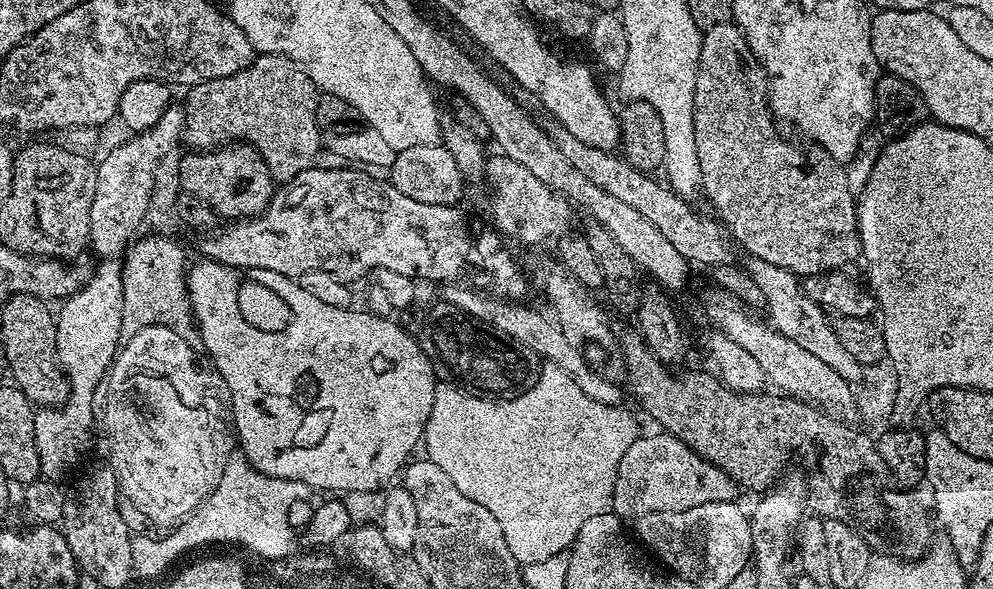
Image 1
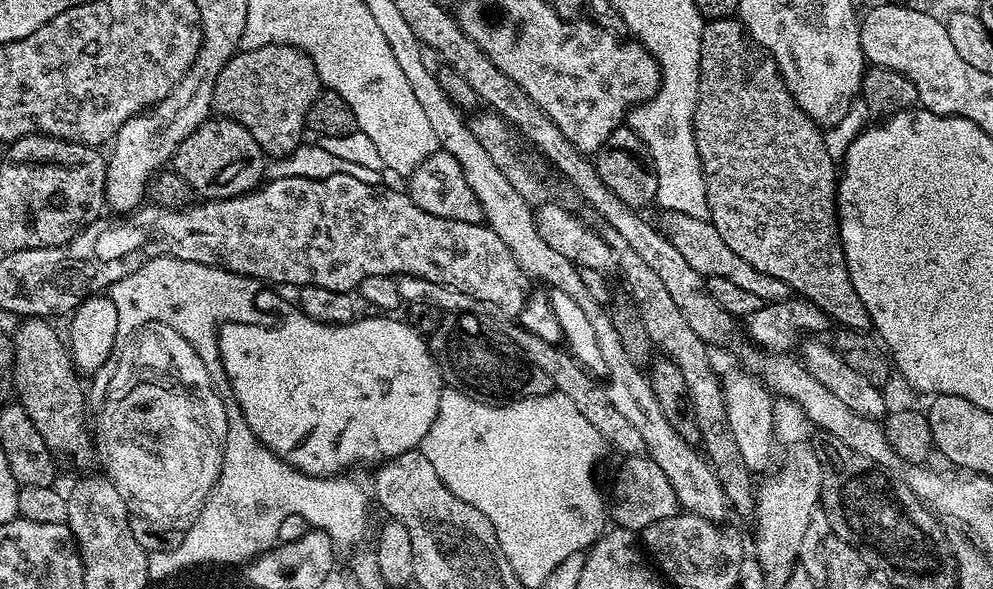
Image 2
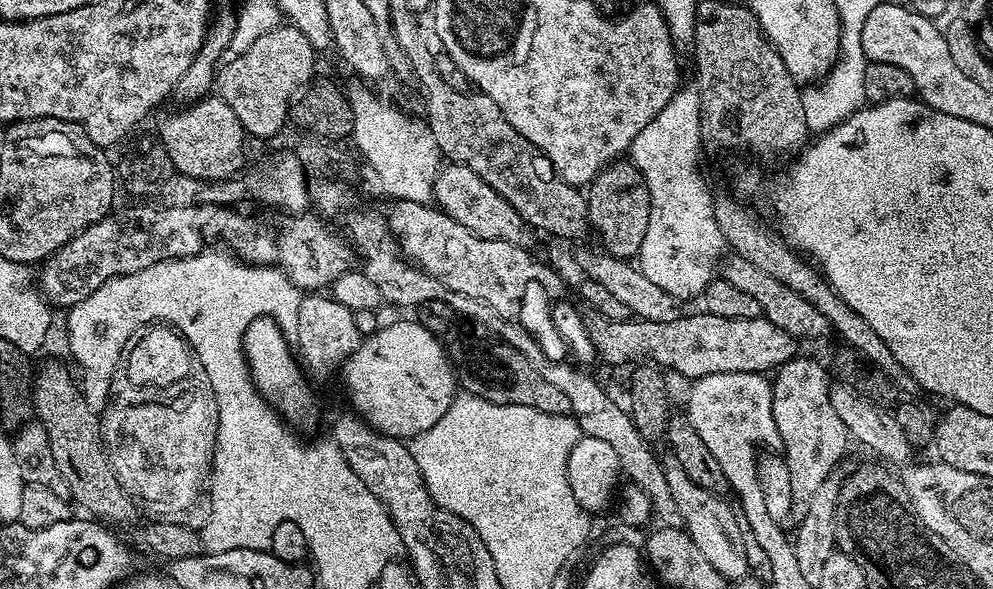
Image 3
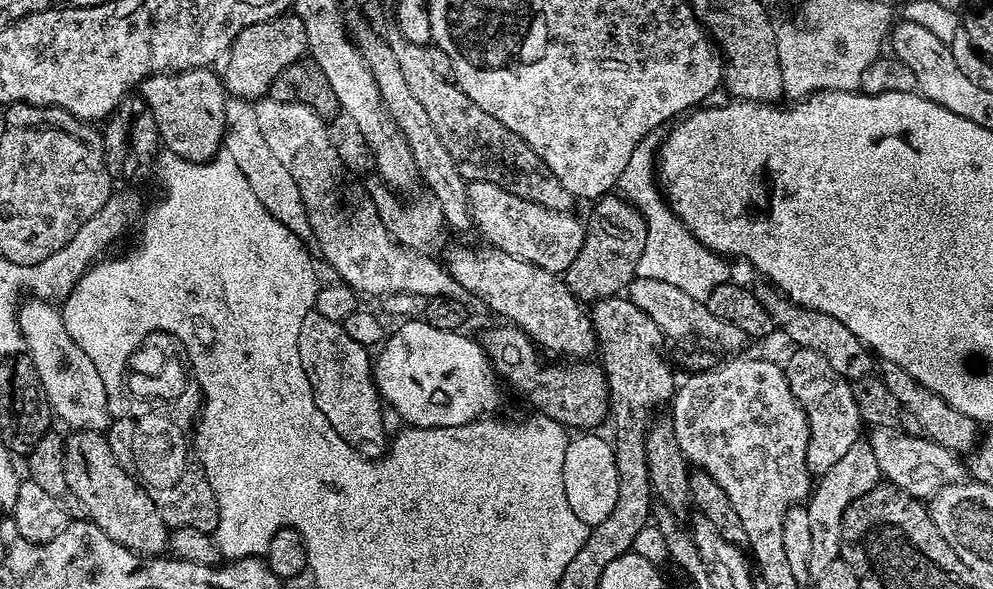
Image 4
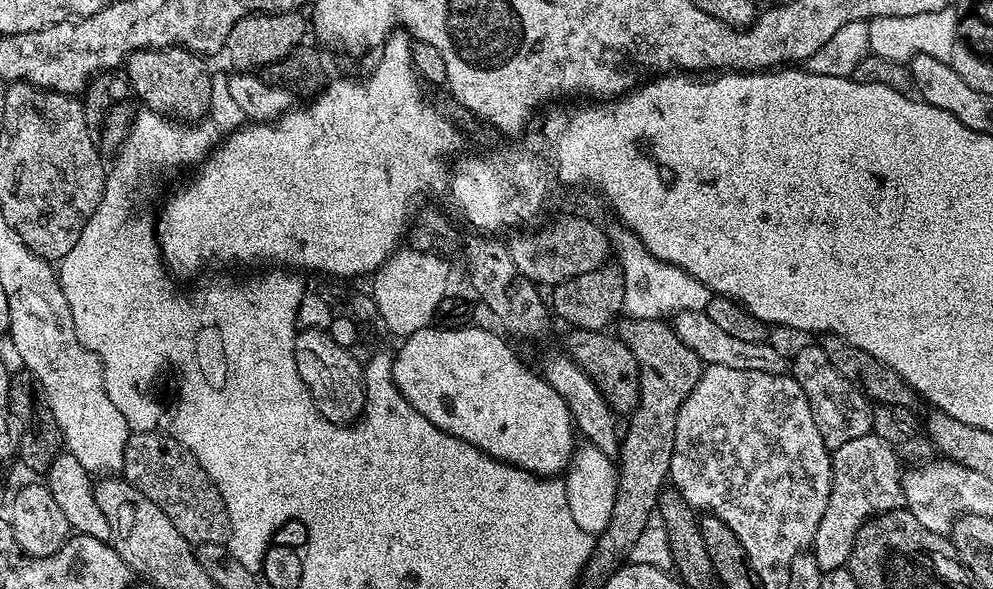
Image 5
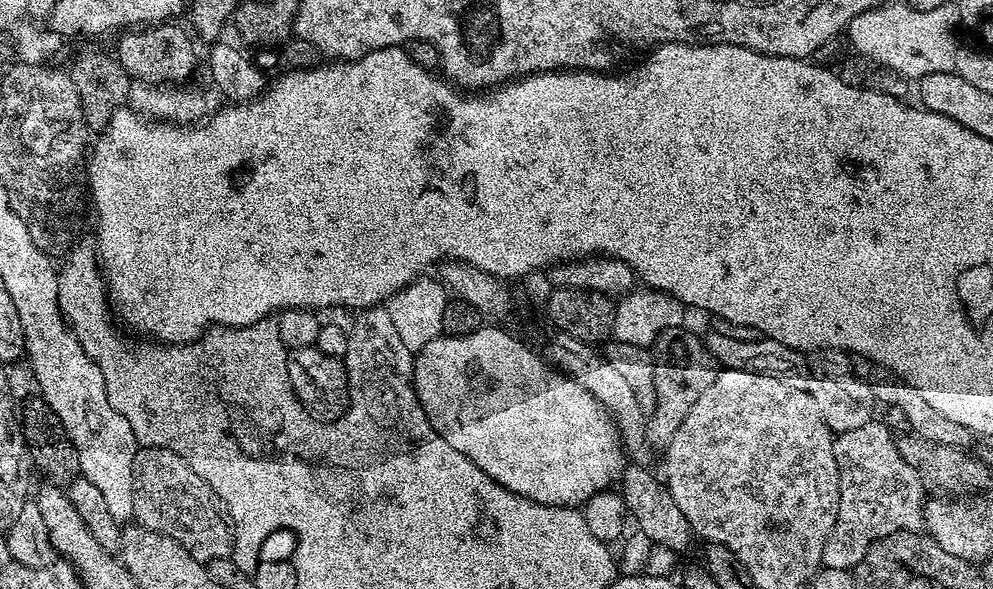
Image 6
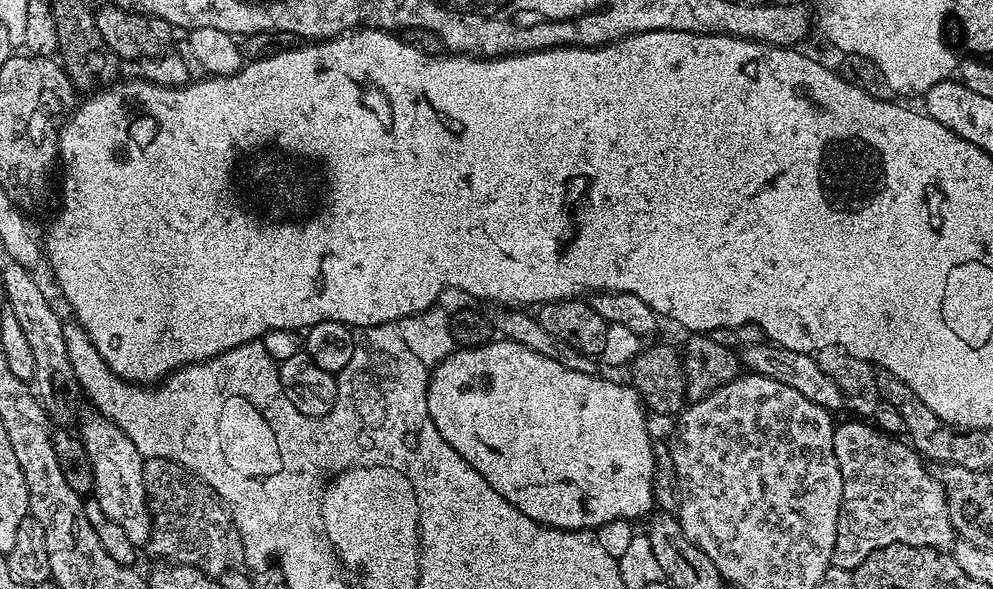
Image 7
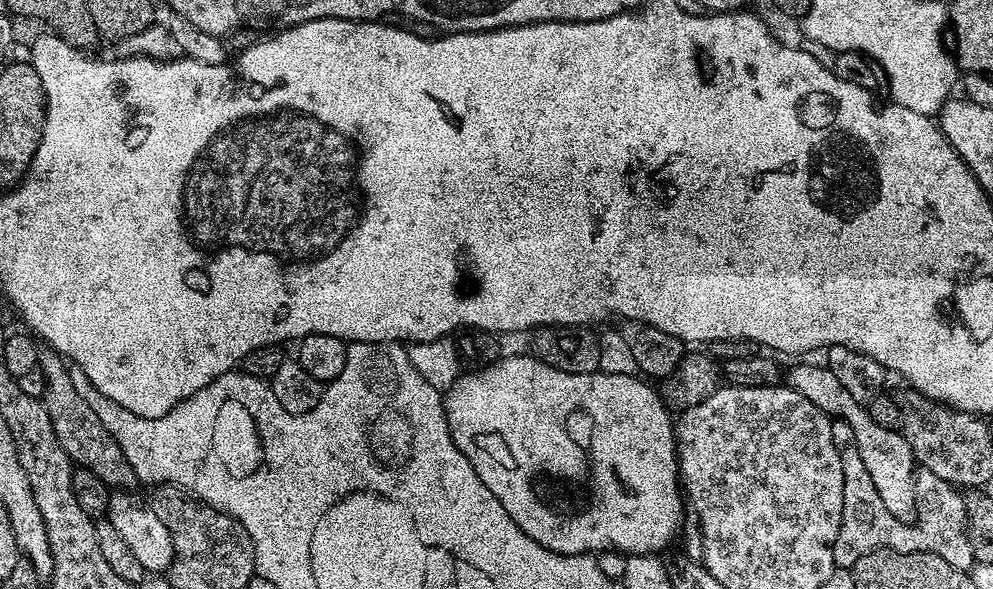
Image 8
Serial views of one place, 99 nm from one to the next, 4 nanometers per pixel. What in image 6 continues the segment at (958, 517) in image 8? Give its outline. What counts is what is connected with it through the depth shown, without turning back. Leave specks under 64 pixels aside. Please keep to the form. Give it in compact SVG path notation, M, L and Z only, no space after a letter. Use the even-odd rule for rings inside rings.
M873 418L858 430L839 433L832 445L840 475L840 502L834 530L822 546L822 565L830 570L855 570L874 542L895 532L924 528L926 489L898 454L894 433L879 419Z

